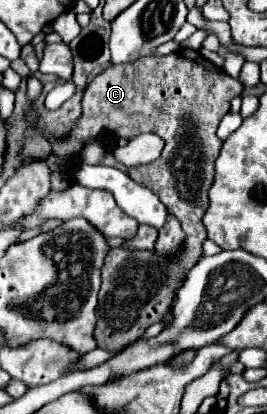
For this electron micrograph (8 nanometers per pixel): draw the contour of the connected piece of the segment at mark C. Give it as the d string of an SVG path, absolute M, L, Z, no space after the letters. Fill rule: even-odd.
M178 50L178 52L162 56L162 58L150 56L150 58L144 58L142 64L144 64L142 68L132 68L132 64L124 64L124 66L112 64L104 72L100 72L88 84L88 88L84 92L84 100L82 100L84 114L78 120L78 126L72 130L72 136L68 140L56 142L52 156L50 156L52 160L46 160L46 164L52 172L64 172L64 168L70 164L72 156L80 152L84 140L98 136L98 132L102 132L102 130L110 130L116 136L122 136L126 140L130 140L138 134L144 134L144 132L158 134L164 140L164 148L162 148L162 154L158 160L144 164L144 166L130 168L128 174L136 184L146 186L154 194L158 194L162 204L166 204L168 212L178 216L186 238L184 238L180 250L172 256L160 256L154 250L152 252L150 250L128 252L126 248L112 248L108 252L106 262L102 266L102 290L98 294L98 306L96 306L98 324L94 330L94 338L98 342L98 348L102 348L102 350L118 350L118 348L122 348L122 344L130 344L130 340L138 340L148 326L162 320L172 306L176 290L184 284L186 274L200 260L202 244L208 238L206 228L202 224L202 216L208 208L208 190L214 182L214 162L216 162L220 146L222 146L220 138L216 136L216 128L220 124L220 118L230 110L230 98L242 94L242 84L238 80L230 78L222 68L210 64L196 50Z

